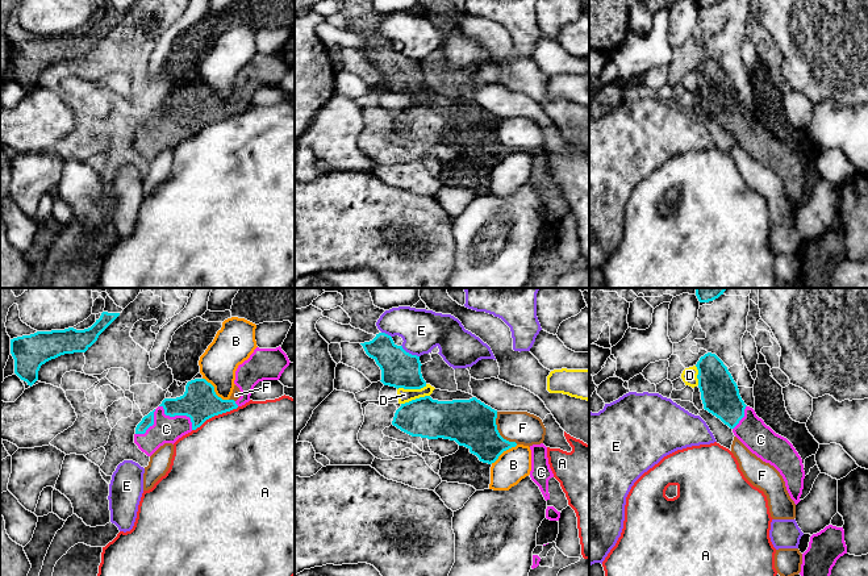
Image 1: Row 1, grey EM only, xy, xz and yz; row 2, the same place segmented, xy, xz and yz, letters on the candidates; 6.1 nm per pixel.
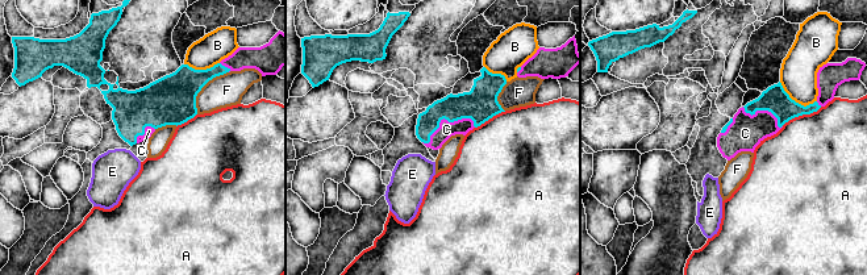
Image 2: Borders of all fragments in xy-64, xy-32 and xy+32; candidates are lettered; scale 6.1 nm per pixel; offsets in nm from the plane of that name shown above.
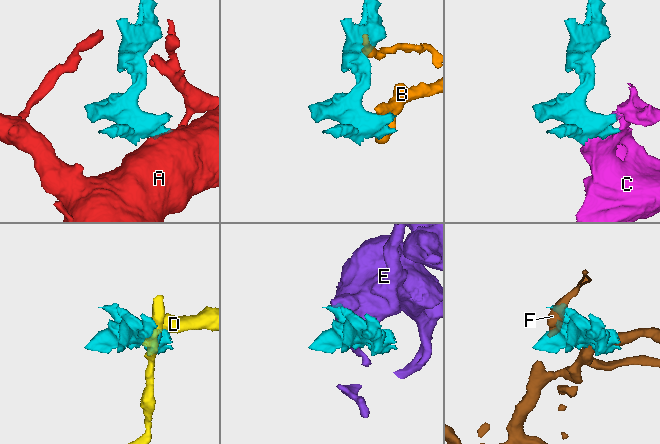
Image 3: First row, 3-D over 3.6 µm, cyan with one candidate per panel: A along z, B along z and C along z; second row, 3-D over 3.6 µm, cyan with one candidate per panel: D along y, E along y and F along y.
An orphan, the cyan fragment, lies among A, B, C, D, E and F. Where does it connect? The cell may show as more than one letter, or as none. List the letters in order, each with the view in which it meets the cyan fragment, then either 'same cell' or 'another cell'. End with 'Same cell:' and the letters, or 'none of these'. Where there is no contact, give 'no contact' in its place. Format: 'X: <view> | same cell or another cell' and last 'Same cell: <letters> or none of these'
A: xy | another cell
B: xy | another cell
C: xy | same cell
D: xz | another cell
E: xz | another cell
F: xz | another cell
Same cell: C

